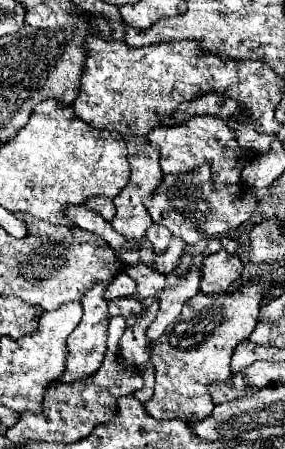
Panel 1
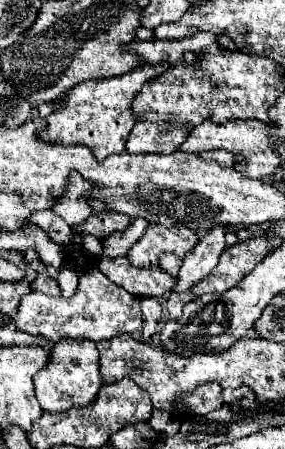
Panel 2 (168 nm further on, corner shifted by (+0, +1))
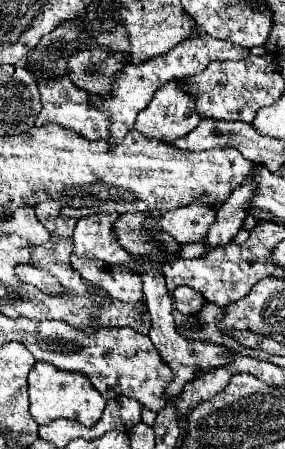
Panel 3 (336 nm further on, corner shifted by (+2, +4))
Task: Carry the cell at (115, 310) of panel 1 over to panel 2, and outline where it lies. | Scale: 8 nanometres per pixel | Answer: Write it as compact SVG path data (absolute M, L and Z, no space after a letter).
M95 266L79 274L79 286L71 298L53 298L41 292L27 294L15 316L15 326L27 334L43 334L57 342L59 338L87 338L93 342L109 340L117 334L133 334L141 328L141 298L129 294L125 288L113 284Z

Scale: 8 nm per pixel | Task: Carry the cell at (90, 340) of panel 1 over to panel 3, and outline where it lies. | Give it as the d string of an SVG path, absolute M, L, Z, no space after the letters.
M35 363L29 373L29 401L31 415L39 425L47 425L59 417L75 419L87 427L91 427L105 409L105 397L85 379L85 375L77 371L57 371L57 367L49 367L49 363Z

